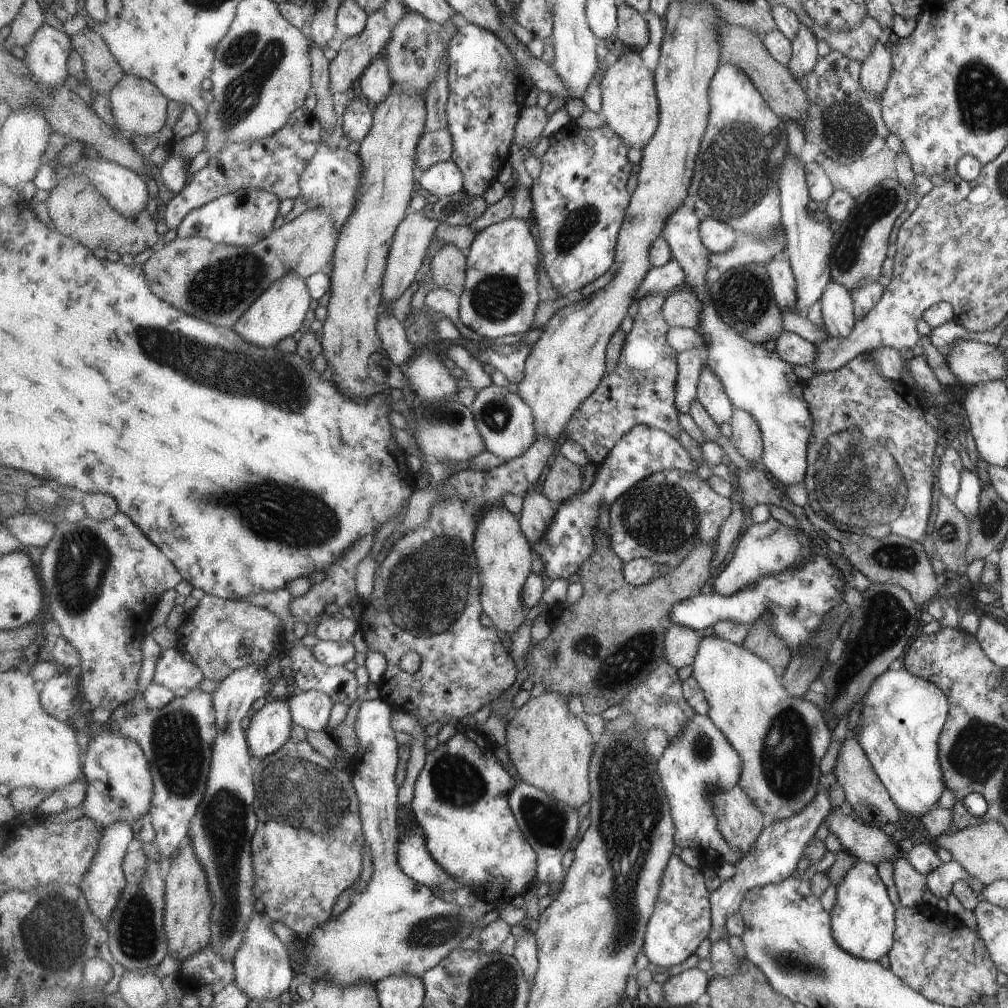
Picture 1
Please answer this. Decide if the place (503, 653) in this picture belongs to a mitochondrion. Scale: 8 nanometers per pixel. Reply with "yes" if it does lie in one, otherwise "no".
no

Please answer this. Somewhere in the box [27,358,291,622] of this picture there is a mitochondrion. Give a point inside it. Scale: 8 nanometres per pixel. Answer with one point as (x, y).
(79, 565)

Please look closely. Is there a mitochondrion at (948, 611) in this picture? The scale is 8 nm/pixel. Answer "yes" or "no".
no

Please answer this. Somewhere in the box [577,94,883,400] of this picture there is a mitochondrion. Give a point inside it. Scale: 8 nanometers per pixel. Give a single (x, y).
(735, 179)

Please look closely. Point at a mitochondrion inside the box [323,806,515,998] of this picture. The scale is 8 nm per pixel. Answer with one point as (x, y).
(429, 932)

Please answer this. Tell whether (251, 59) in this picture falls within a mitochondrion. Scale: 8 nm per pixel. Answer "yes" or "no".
yes

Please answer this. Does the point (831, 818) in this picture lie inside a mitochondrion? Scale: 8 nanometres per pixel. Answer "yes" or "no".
no

